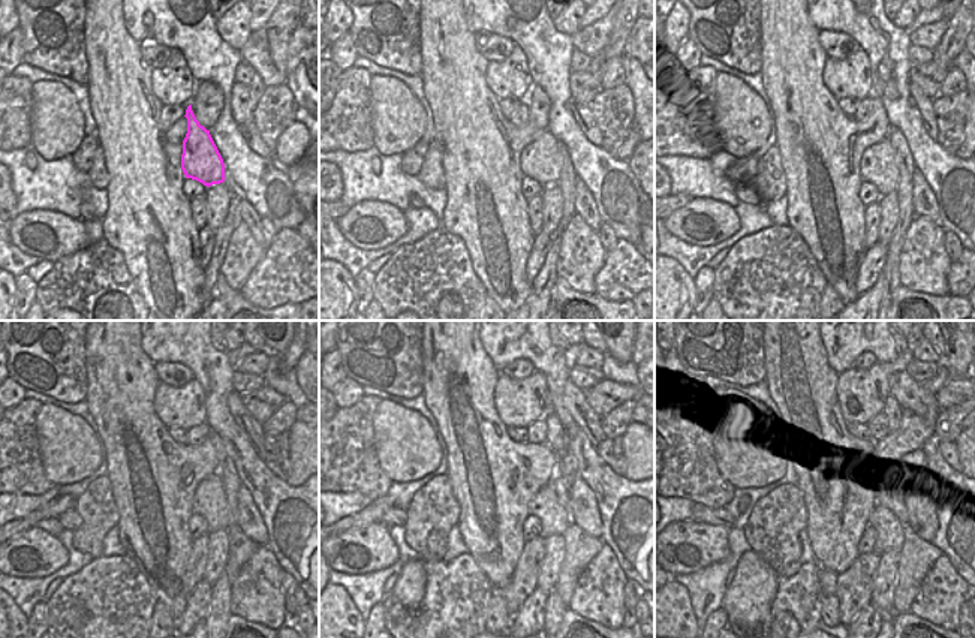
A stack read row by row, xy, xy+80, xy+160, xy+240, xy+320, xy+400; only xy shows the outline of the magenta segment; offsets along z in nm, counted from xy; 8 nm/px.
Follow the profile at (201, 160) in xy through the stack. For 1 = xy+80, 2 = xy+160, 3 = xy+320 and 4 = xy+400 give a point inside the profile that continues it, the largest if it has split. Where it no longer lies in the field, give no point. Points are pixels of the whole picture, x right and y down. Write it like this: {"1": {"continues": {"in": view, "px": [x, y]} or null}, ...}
{"1": {"continues": {"in": "xy+80", "px": [541, 159]}}, "2": {"continues": {"in": "xy+160", "px": [878, 165]}}, "3": {"continues": {"in": "xy+320", "px": [554, 517]}}, "4": {"continues": {"in": "xy+400", "px": [888, 520]}}}

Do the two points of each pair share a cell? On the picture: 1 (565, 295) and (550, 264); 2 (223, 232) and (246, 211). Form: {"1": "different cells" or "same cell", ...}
{"1": "different cells", "2": "different cells"}

